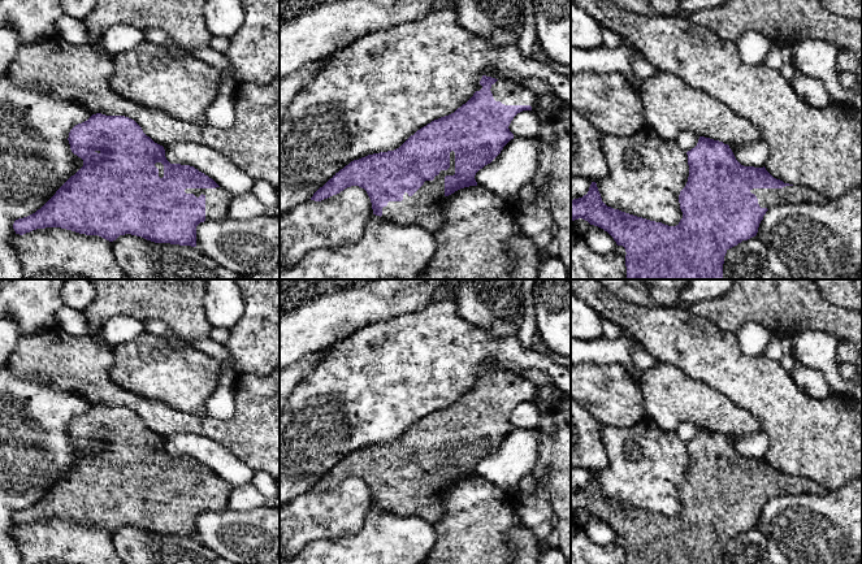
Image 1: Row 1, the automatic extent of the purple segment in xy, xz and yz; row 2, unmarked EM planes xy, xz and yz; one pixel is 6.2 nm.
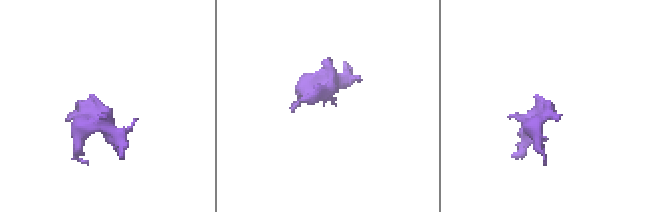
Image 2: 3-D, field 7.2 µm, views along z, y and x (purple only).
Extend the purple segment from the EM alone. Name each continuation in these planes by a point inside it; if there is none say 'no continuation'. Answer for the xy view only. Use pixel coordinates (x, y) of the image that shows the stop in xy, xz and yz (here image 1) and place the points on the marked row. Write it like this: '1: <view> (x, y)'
1: xy (217, 200)

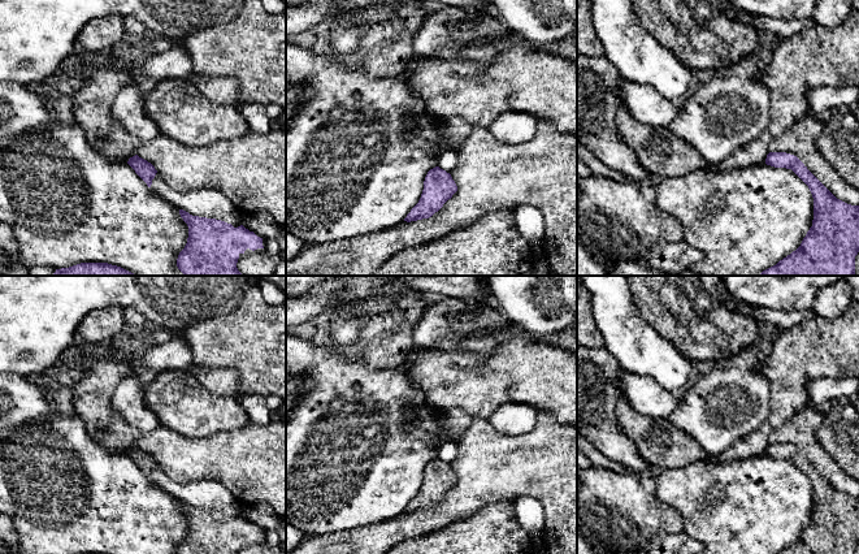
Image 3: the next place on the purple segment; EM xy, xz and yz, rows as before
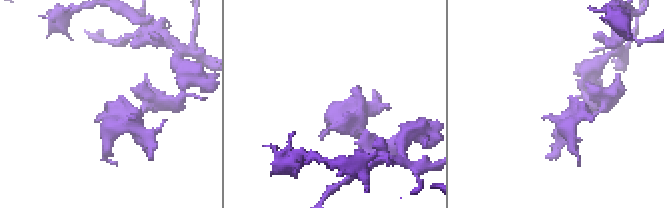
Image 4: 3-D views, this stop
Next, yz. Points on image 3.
no continuation

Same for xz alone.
no continuation

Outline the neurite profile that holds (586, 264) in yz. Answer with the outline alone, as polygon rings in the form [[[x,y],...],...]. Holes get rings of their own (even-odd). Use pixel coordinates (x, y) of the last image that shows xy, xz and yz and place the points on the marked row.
[[[577,237],[577,276],[611,276],[607,265],[598,261]]]

